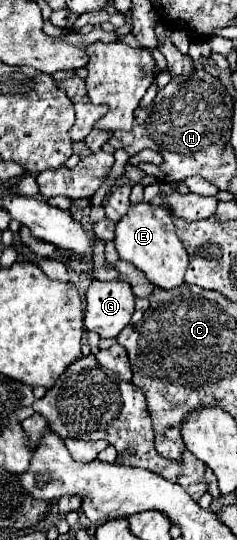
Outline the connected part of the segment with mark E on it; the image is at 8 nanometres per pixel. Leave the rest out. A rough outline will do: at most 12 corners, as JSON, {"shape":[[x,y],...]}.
{"shape":[[135,204],[115,228],[121,260],[153,286],[183,284],[171,210]]}

